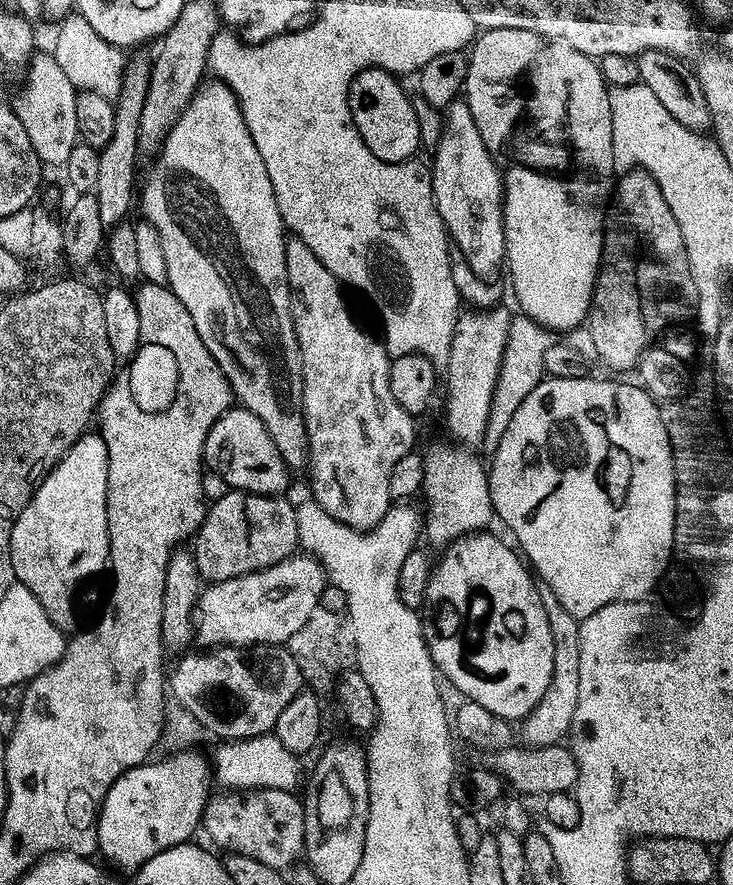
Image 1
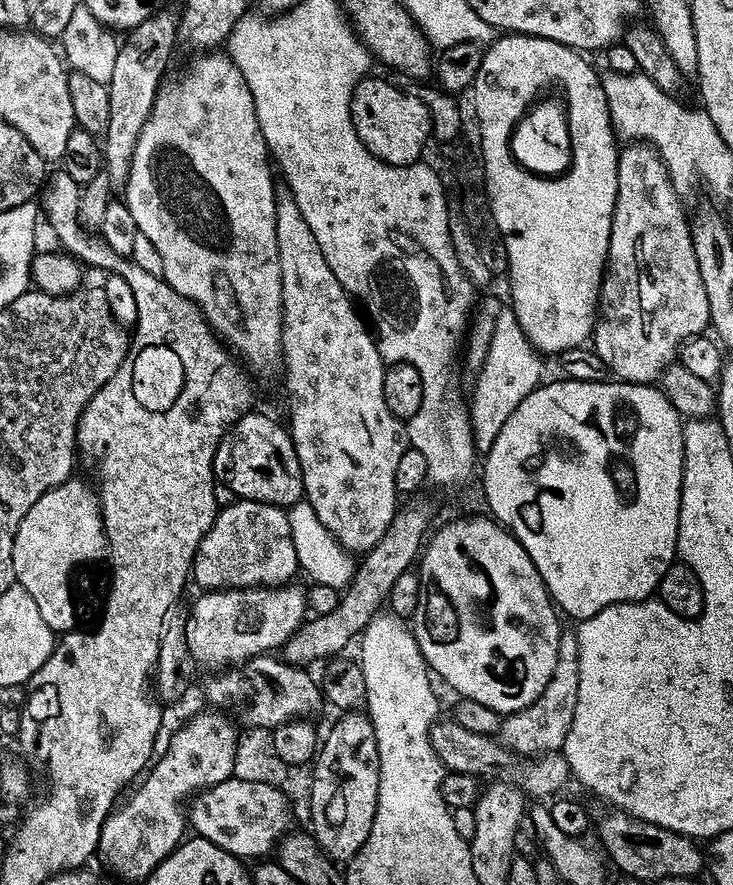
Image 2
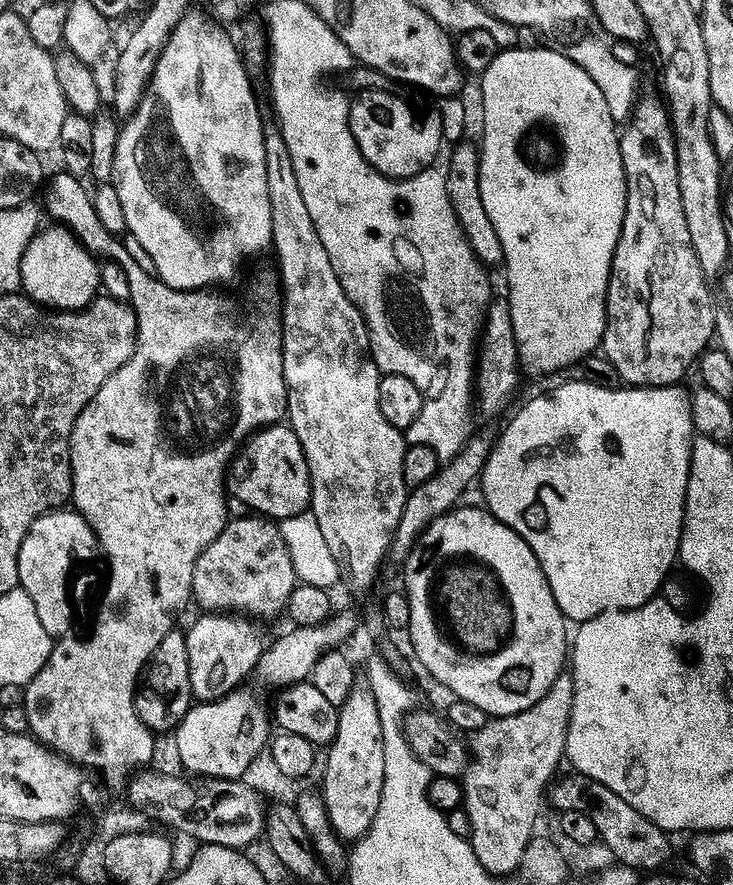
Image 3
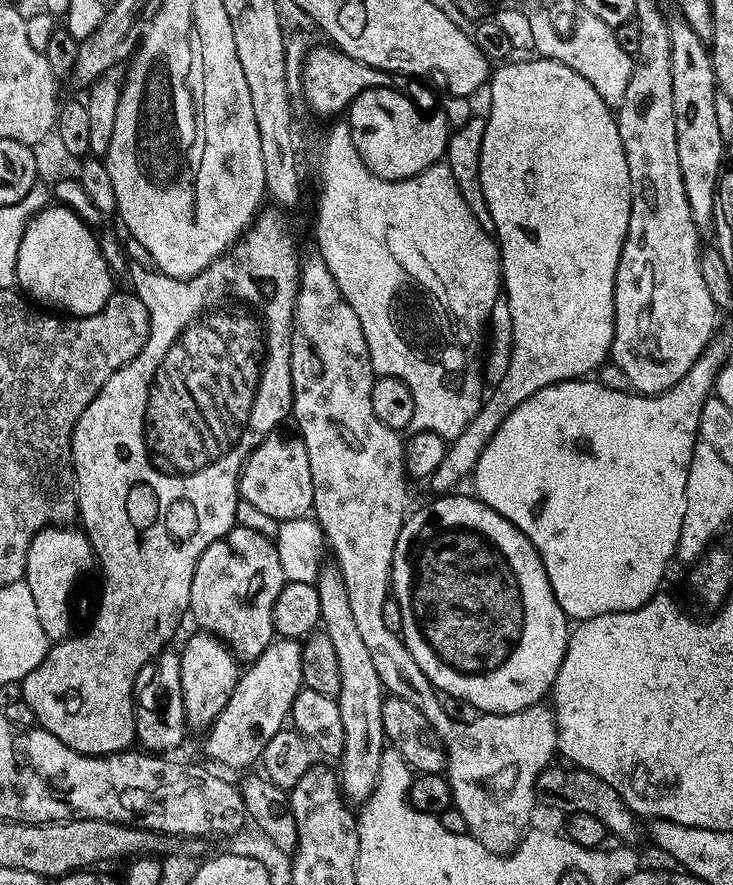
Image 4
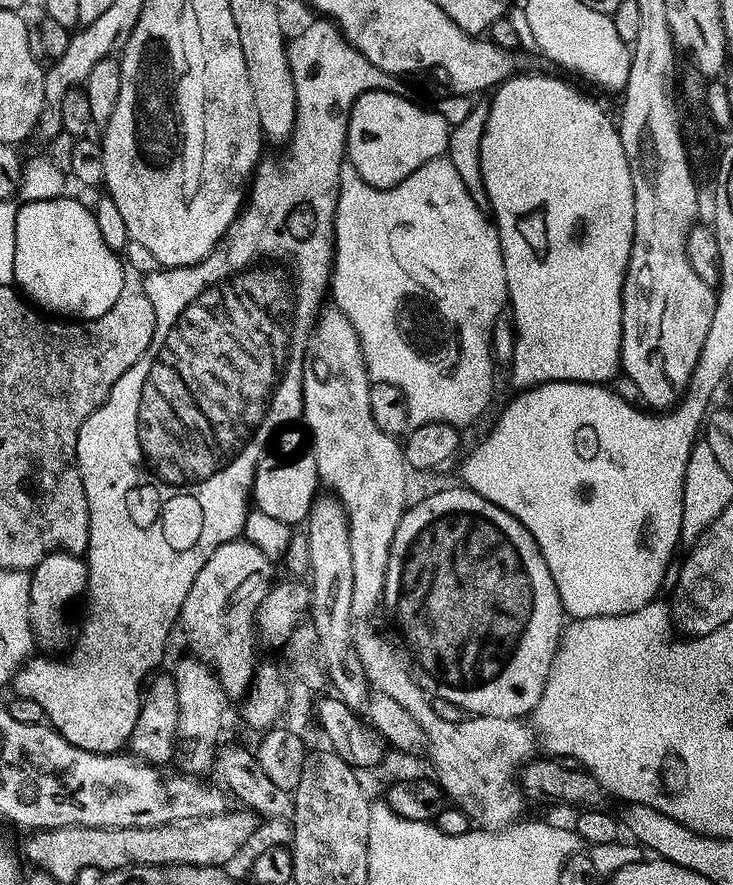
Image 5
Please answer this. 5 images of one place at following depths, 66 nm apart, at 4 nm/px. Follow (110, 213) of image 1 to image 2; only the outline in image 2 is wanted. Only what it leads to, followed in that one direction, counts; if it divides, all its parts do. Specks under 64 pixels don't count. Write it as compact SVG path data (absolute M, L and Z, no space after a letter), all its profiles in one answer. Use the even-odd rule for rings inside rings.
M157 10L153 16L146 18L139 26L131 29L128 36L123 37L118 58L114 58L114 74L108 79L108 93L110 94L110 122L104 127L102 133L102 171L109 175L110 186L114 190L122 190L130 174L130 162L134 154L134 146L138 142L138 134L142 134L142 126L146 126L146 118L150 118L152 107L156 101L156 93L162 87L160 79L172 60L172 47L177 47L178 33L180 31L180 12L164 12Z

